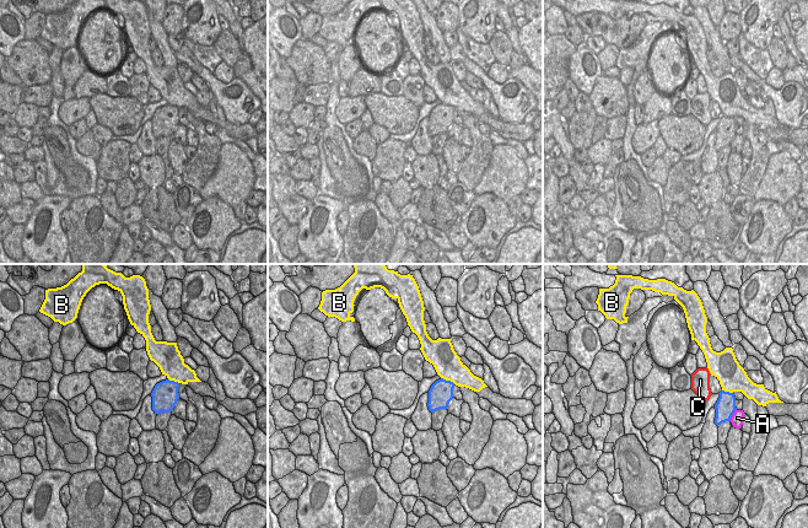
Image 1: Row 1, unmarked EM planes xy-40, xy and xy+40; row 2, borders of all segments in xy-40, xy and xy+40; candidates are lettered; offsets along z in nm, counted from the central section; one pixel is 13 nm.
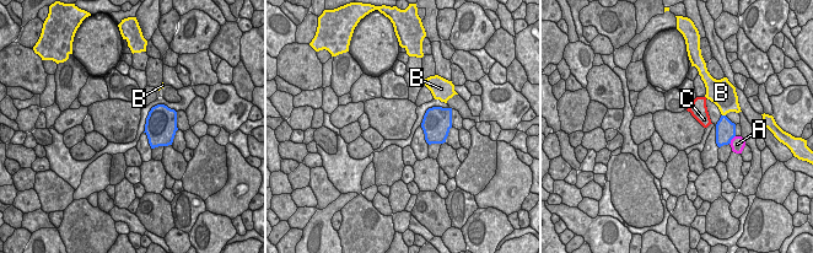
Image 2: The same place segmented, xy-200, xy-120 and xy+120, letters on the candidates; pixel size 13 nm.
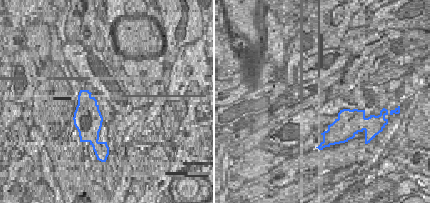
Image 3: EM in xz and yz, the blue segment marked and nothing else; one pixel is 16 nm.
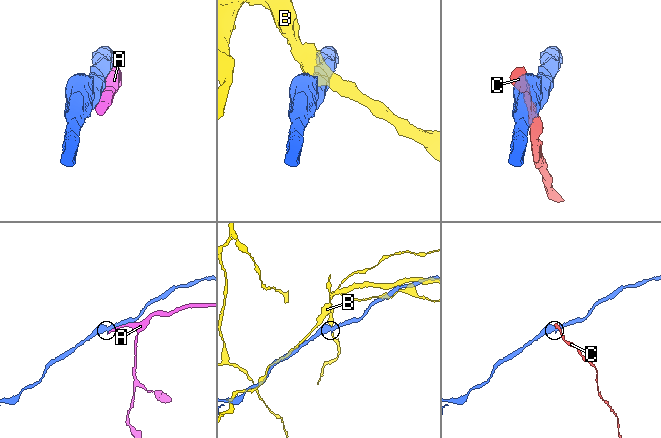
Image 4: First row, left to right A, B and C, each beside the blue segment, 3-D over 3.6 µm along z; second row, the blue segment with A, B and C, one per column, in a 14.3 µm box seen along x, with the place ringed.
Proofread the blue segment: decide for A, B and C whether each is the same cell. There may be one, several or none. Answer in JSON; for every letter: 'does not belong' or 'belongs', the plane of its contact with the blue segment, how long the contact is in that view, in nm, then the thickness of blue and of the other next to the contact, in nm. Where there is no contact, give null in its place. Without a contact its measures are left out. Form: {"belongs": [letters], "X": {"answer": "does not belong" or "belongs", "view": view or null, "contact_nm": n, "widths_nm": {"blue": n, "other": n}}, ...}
{"belongs": [], "A": {"answer": "does not belong", "view": "xy+40", "contact_nm": 180, "widths_nm": {"blue": 260, "other": 160}}, "B": {"answer": "does not belong", "view": "xy", "contact_nm": 200, "widths_nm": {"blue": 320, "other": 360}}, "C": {"answer": "does not belong", "view": null}}

